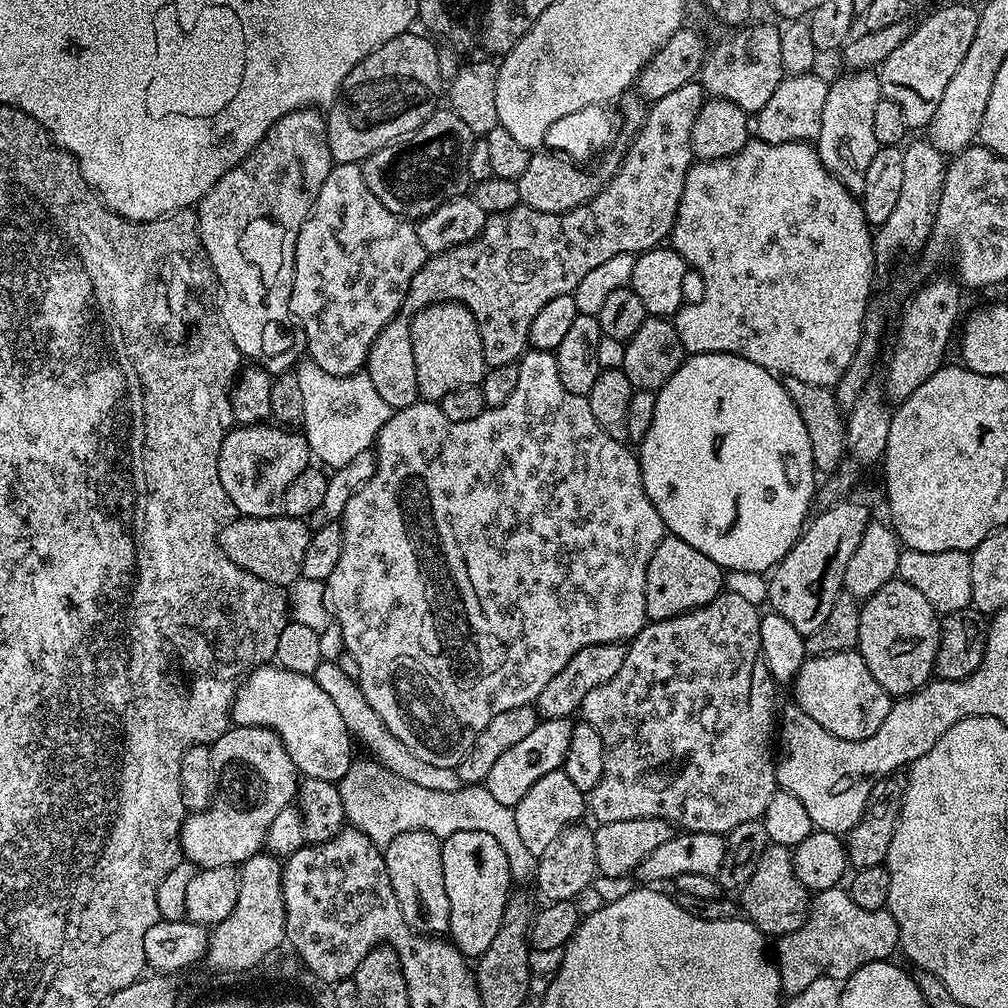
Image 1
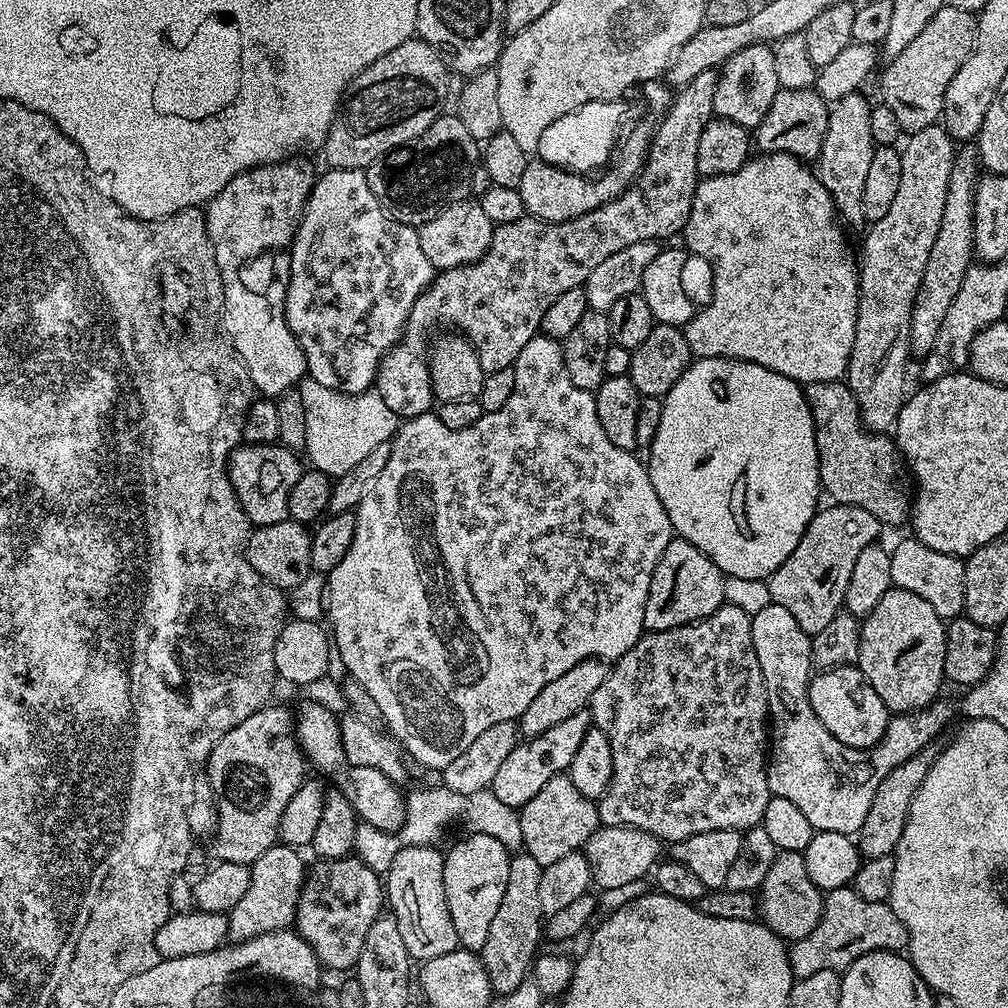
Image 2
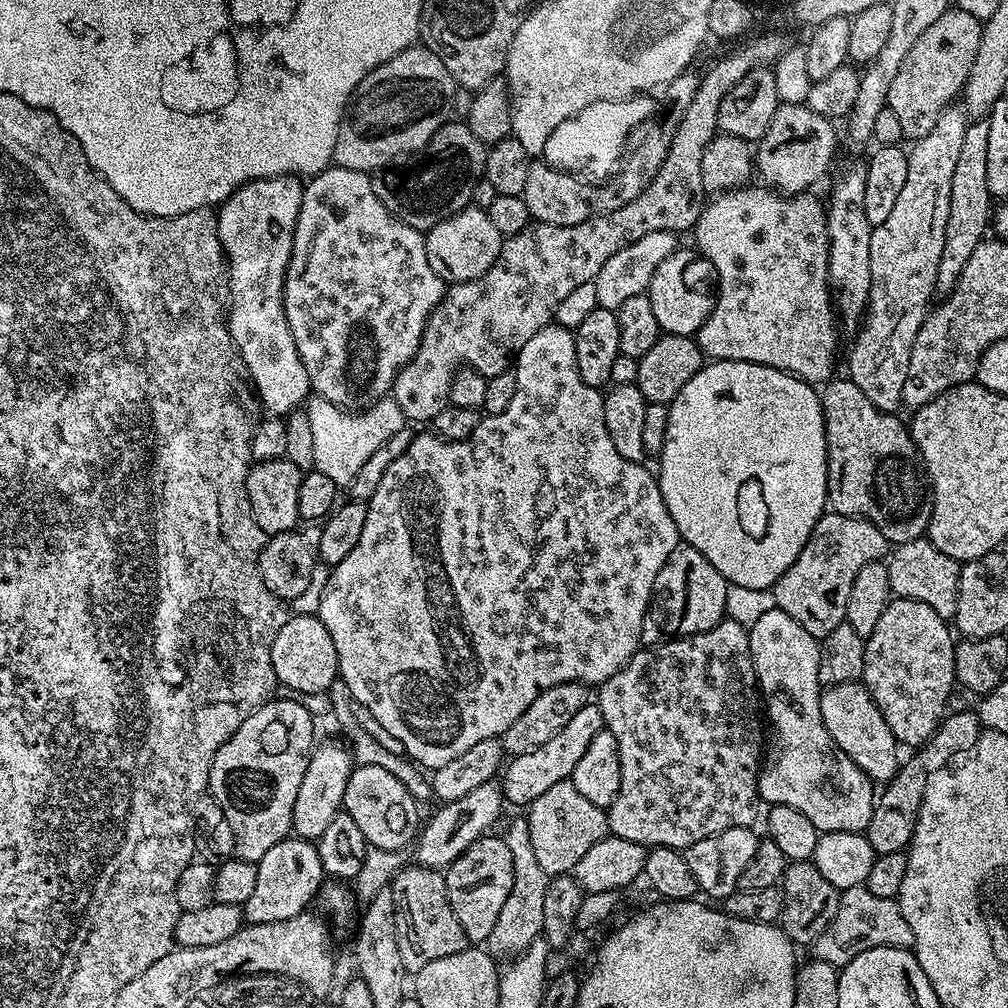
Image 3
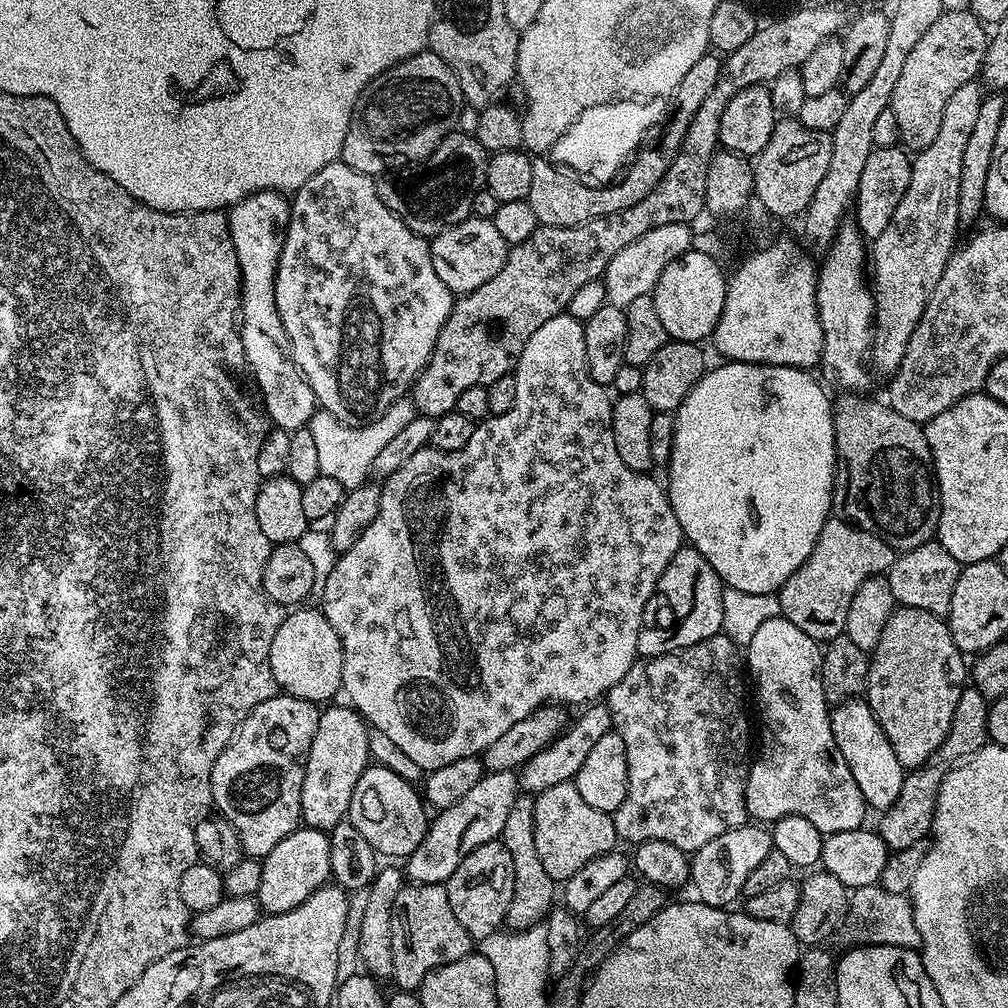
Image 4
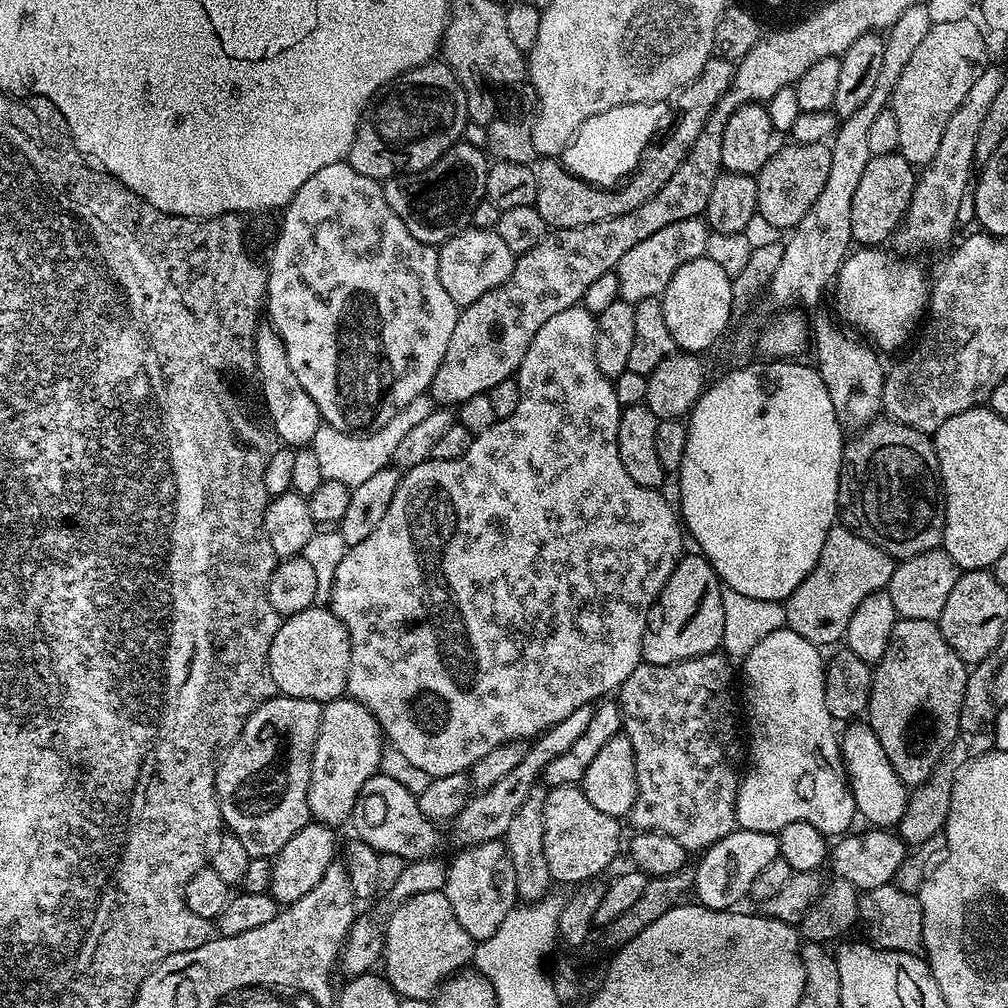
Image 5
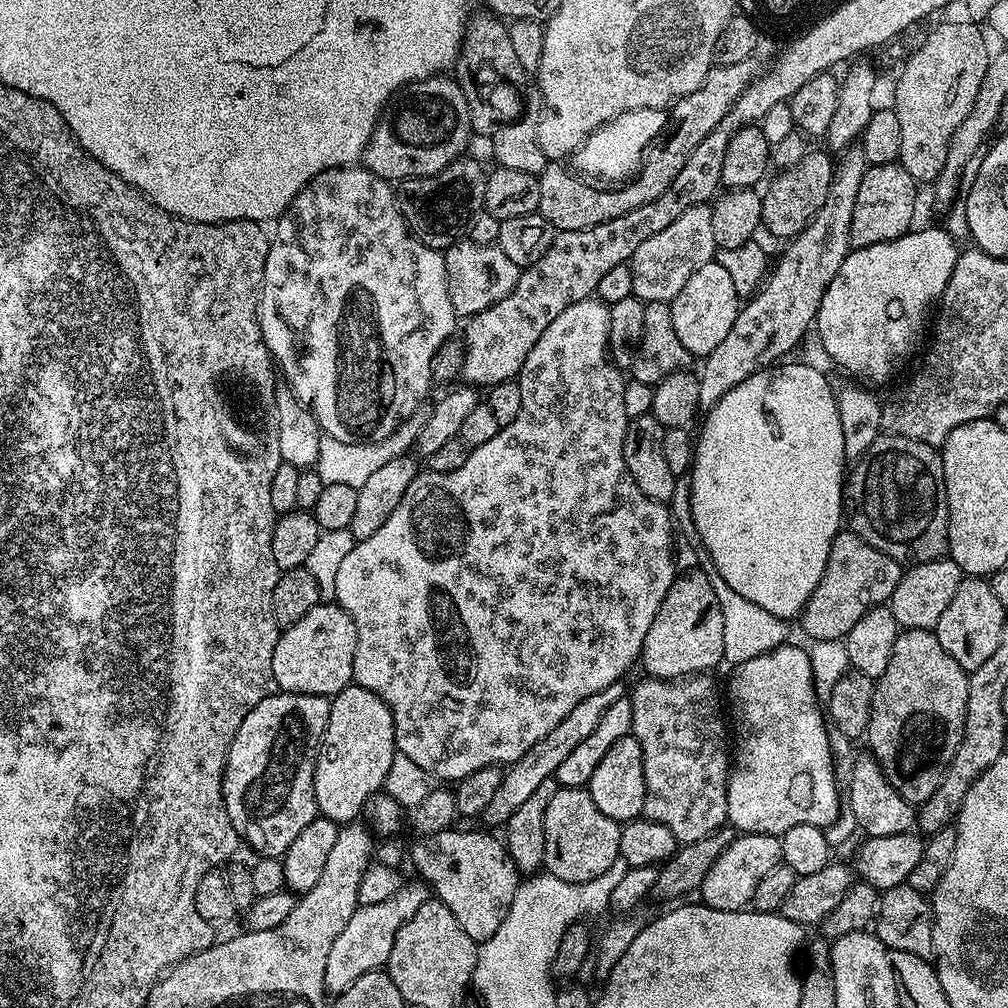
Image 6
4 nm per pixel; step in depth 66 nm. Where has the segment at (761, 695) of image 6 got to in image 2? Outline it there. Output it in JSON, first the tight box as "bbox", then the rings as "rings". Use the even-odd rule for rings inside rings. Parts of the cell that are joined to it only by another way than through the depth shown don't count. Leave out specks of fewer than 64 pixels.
{"bbox":[752,603,952,836],"rings":[[[774,603],[752,613],[752,629],[754,650],[768,691],[768,785],[773,796],[794,802],[817,832],[837,832],[847,836],[859,833],[862,822],[866,822],[866,814],[870,814],[882,778],[933,743],[932,739],[952,720],[951,706],[940,698],[917,712],[893,715],[882,739],[867,753],[872,772],[848,772],[848,764],[859,762],[861,749],[838,742],[838,738],[818,722],[810,706],[808,683],[814,675],[812,636],[798,626],[790,610]]]}

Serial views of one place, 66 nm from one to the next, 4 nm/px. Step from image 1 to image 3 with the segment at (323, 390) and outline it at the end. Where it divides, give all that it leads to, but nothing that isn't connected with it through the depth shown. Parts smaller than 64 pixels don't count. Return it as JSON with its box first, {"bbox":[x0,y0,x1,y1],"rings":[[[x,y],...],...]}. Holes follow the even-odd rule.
{"bbox":[306,394,406,486],"rings":[[[312,394],[306,401],[306,411],[309,416],[311,433],[314,436],[313,469],[337,486],[351,485],[354,474],[362,470],[363,464],[378,450],[378,446],[385,444],[398,430],[406,427],[402,410],[391,398],[377,400],[370,408],[363,410],[345,410],[331,404],[326,398]]]}

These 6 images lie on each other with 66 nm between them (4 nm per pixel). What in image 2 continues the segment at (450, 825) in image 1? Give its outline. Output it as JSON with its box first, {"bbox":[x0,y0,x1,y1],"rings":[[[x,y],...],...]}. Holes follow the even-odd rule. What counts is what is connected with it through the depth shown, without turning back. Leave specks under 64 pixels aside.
{"bbox":[355,784,522,874],"rings":[[[443,784],[432,788],[414,790],[406,796],[407,809],[402,827],[395,833],[385,832],[372,825],[360,824],[356,827],[355,853],[378,874],[386,874],[390,862],[402,847],[426,845],[436,842],[448,824],[460,822],[469,833],[490,834],[510,852],[522,846],[522,830],[519,811],[494,797],[491,790],[476,791],[474,794],[460,794]],[[400,838],[400,841],[398,840]]]}

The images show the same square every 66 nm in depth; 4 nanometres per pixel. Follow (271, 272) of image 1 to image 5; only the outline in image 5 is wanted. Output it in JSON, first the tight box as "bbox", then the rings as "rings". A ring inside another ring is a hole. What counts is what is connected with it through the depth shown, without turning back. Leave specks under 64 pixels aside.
{"bbox":[256,322,322,450],"rings":[[[264,322],[256,330],[256,372],[260,375],[260,392],[264,395],[264,405],[277,441],[293,450],[311,445],[314,434],[322,423],[314,398],[302,390],[302,382],[294,378],[290,362],[286,358],[286,346],[271,323]]]}

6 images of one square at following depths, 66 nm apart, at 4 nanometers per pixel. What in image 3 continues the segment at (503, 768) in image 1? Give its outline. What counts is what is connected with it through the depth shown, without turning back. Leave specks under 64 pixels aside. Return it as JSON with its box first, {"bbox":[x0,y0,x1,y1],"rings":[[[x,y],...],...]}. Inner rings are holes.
{"bbox":[502,703,605,805],"rings":[[[599,703],[584,704],[582,710],[578,710],[578,714],[574,714],[574,718],[566,722],[566,726],[562,726],[561,732],[550,738],[550,742],[538,746],[538,750],[530,750],[530,754],[513,756],[507,761],[502,772],[502,795],[505,801],[509,805],[530,805],[534,798],[540,797],[545,790],[550,790],[550,786],[558,786],[558,782],[569,779],[574,774],[574,766],[578,766],[582,759],[582,754],[586,754],[590,742],[602,731],[605,731],[605,727]]]}

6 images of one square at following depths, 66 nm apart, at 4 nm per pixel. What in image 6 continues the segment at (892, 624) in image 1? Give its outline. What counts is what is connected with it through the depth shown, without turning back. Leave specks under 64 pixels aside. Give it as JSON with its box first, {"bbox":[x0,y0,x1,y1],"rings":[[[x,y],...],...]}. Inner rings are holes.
{"bbox":[866,628,969,804],"rings":[[[905,628],[897,636],[886,674],[875,681],[866,743],[907,804],[925,804],[952,764],[966,726],[968,678],[969,673],[942,650],[935,631]]]}

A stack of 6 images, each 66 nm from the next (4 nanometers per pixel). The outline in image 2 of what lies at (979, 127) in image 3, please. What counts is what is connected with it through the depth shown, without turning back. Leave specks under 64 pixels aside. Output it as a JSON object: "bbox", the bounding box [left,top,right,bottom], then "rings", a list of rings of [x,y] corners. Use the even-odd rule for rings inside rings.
{"bbox":[910,142,981,358],"rings":[[[964,142],[956,149],[956,157],[950,170],[950,186],[946,194],[946,210],[942,210],[942,226],[938,226],[938,238],[926,262],[920,289],[914,300],[914,314],[910,322],[910,346],[917,357],[923,358],[934,346],[942,322],[958,298],[962,278],[966,278],[974,263],[974,202],[976,181],[981,175],[980,150],[975,143]]]}

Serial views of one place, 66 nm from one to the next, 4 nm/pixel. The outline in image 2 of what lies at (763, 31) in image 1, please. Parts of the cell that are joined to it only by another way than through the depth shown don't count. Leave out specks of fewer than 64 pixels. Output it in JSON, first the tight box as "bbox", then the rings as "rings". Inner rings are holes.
{"bbox":[713,44,780,130],"rings":[[[751,44],[725,61],[719,69],[714,90],[713,113],[719,119],[738,122],[738,126],[754,130],[766,118],[770,102],[780,93],[778,74],[774,74],[774,54],[768,44]]]}

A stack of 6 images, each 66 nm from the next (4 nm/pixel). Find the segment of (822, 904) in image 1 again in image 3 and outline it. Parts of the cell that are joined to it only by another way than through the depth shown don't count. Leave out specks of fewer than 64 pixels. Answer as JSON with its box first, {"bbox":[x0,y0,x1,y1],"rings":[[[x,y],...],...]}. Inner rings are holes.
{"bbox":[810,886,914,970],"rings":[[[861,886],[841,891],[838,914],[834,914],[830,926],[818,934],[818,938],[810,945],[810,952],[815,959],[830,962],[839,970],[858,958],[862,950],[874,950],[878,946],[911,949],[913,942],[914,934],[906,918],[902,918],[899,903],[890,898],[877,898],[870,894],[867,886]]]}

